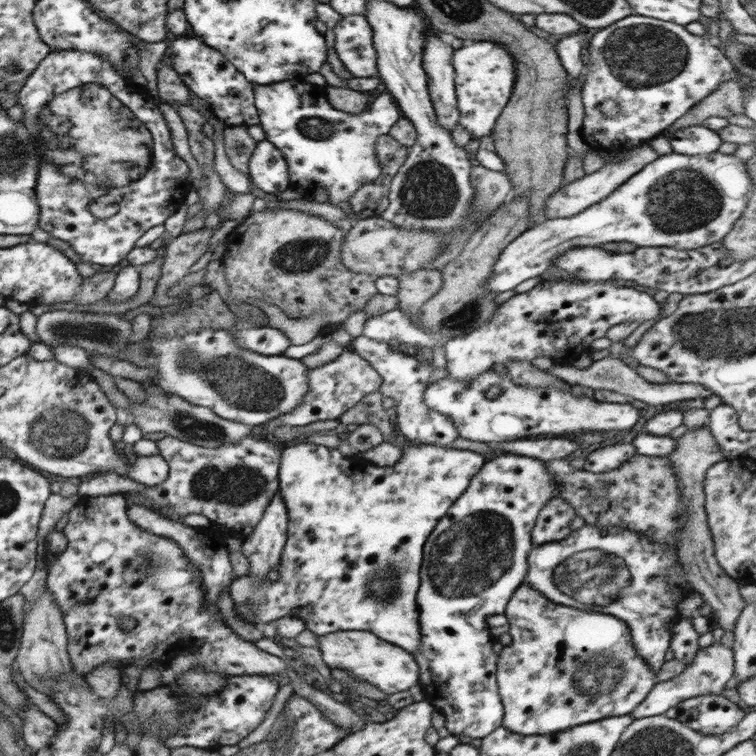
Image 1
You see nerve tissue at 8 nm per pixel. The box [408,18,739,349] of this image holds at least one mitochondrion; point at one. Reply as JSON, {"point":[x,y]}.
{"point":[639,57]}

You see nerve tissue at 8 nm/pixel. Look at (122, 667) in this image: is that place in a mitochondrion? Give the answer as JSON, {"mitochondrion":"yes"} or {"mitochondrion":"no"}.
{"mitochondrion":"no"}

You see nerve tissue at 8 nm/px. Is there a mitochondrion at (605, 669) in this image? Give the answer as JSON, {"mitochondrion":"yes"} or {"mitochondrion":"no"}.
{"mitochondrion":"yes"}

